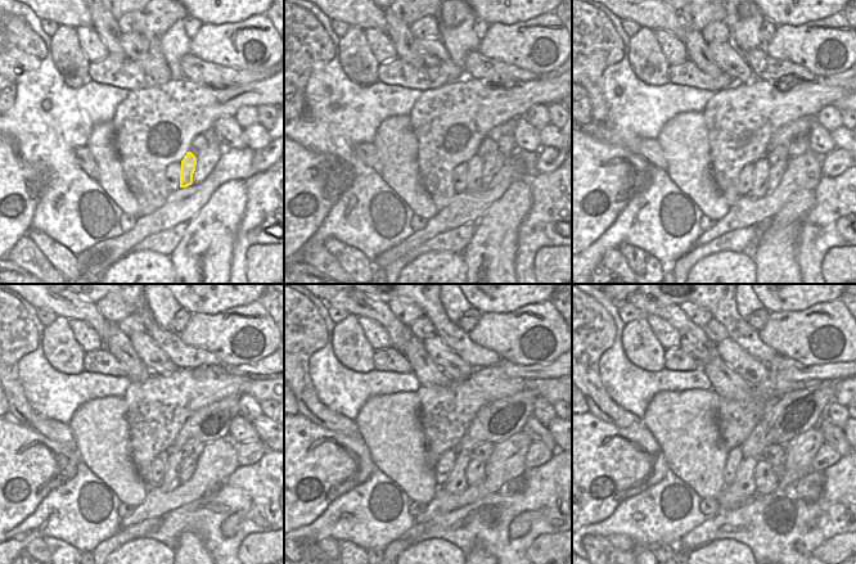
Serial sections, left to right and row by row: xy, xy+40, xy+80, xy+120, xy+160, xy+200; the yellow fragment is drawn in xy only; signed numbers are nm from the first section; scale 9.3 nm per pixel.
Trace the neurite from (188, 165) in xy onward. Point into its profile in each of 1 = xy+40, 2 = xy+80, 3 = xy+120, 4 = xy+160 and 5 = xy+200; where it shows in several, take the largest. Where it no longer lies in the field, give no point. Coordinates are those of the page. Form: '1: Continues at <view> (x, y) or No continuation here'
1: Continues at xy+40 (476, 165)
2: Continues at xy+80 (761, 166)
3: Continues at xy+120 (171, 479)
4: Continues at xy+160 (456, 482)
5: Continues at xy+200 (743, 486).

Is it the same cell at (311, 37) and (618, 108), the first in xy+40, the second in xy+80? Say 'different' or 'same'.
different

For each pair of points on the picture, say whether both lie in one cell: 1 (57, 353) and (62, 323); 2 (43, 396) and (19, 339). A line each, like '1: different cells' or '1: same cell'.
1: same cell
2: different cells

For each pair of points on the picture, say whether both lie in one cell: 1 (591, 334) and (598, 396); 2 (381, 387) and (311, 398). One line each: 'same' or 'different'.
1: same
2: different

